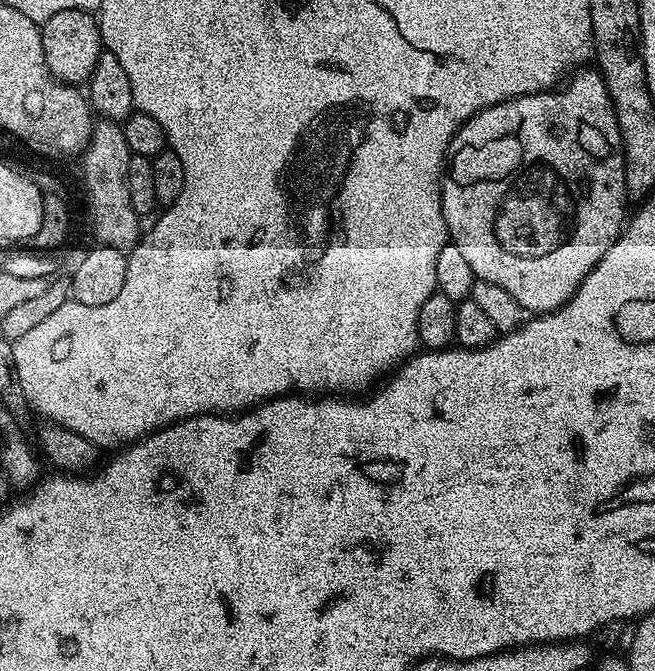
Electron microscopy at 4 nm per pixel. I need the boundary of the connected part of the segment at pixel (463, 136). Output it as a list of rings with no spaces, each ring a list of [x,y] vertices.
[[[588,70],[577,71],[567,83],[555,90],[529,96],[516,96],[513,100],[483,108],[478,114],[471,116],[457,130],[455,138],[450,142],[442,173],[440,201],[451,243],[456,244],[458,250],[462,250],[462,255],[465,256],[470,270],[474,270],[477,280],[495,282],[498,286],[505,287],[528,314],[555,312],[556,309],[563,306],[578,290],[578,286],[586,278],[586,274],[590,274],[590,270],[594,270],[594,266],[600,261],[602,254],[606,254],[606,250],[610,250],[612,243],[620,237],[626,223],[626,212],[624,216],[624,200],[626,201],[624,147],[618,130],[618,122],[599,71],[584,71]]]

